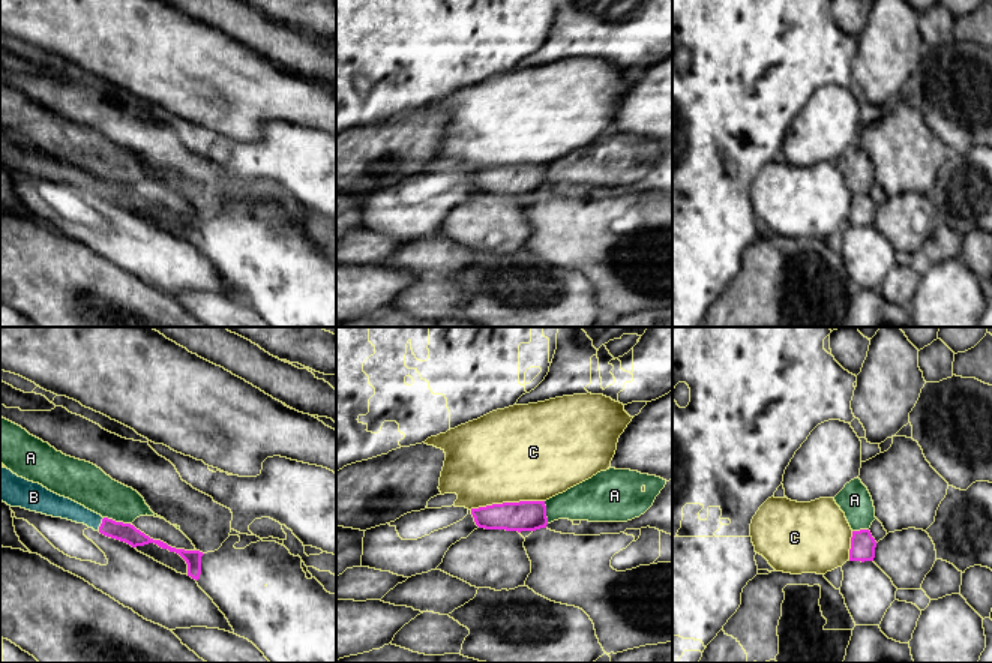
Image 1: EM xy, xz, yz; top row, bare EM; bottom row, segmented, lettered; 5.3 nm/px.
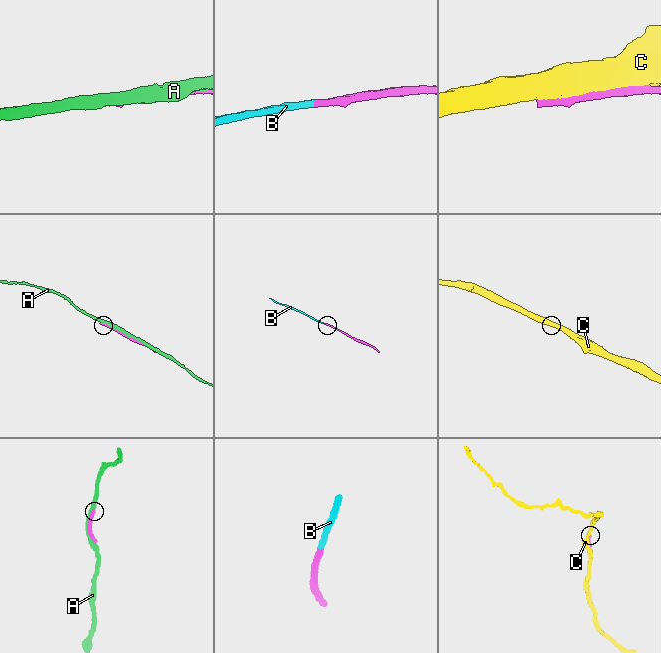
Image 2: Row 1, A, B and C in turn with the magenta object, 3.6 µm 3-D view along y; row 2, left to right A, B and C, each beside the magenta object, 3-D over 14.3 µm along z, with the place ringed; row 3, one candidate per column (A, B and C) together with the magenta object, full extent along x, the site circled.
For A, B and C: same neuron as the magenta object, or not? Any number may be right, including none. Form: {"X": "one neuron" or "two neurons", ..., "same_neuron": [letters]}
{"A": "two neurons", "B": "one neuron", "C": "two neurons", "same_neuron": ["B"]}

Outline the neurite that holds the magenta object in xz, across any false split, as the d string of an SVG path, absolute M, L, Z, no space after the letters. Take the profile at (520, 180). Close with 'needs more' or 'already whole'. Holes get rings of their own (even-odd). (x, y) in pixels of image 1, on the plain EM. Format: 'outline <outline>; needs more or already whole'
outline M545 165L503 166L471 172L479 192L506 195L536 195L546 192Z; already whole

